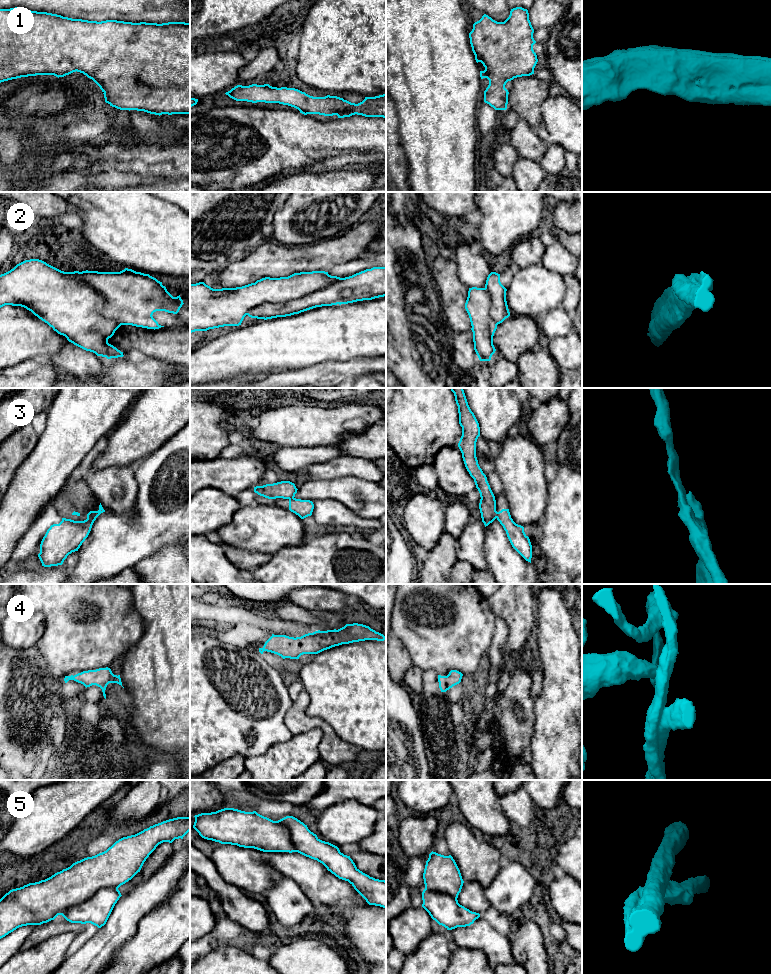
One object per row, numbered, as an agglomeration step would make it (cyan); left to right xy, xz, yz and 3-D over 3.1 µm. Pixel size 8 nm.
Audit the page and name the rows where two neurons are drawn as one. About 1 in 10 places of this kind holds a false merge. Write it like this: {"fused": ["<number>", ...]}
{"fused": ["3"]}

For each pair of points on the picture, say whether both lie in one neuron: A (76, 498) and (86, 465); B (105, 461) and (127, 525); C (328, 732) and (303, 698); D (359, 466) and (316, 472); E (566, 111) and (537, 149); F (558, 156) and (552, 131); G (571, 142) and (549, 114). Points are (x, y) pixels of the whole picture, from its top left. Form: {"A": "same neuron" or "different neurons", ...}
{"A": "different neurons", "B": "different neurons", "C": "same neuron", "D": "same neuron", "E": "different neurons", "F": "same neuron", "G": "same neuron"}

